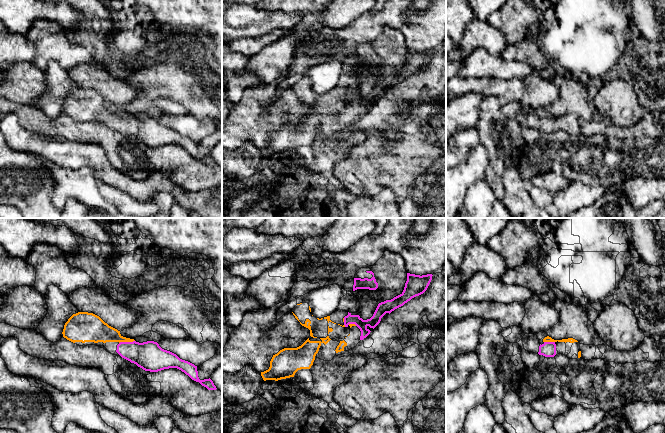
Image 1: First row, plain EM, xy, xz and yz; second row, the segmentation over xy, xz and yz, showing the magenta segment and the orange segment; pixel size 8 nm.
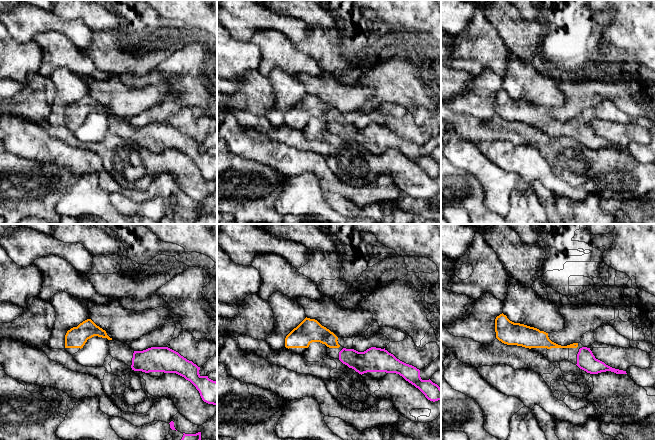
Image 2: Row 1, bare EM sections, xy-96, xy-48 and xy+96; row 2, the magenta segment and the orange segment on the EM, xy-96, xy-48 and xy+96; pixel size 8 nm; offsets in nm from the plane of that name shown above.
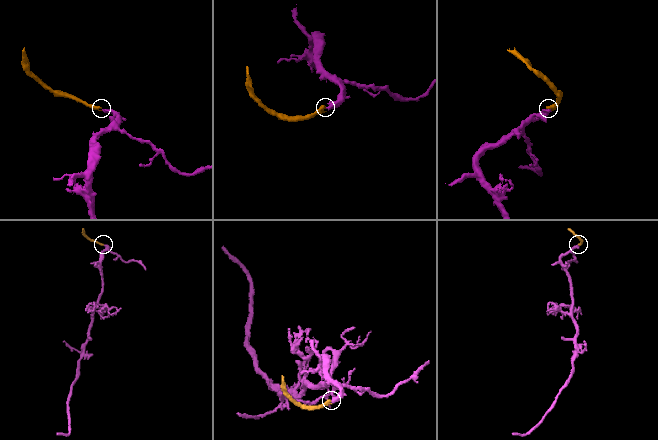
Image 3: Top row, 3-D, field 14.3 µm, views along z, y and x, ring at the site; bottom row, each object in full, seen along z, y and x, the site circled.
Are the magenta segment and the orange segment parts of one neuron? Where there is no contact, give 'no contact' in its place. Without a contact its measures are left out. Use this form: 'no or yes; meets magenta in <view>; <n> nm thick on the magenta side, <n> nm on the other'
yes; meets magenta in xy; 240 nm thick on the magenta side, 180 nm on the other

